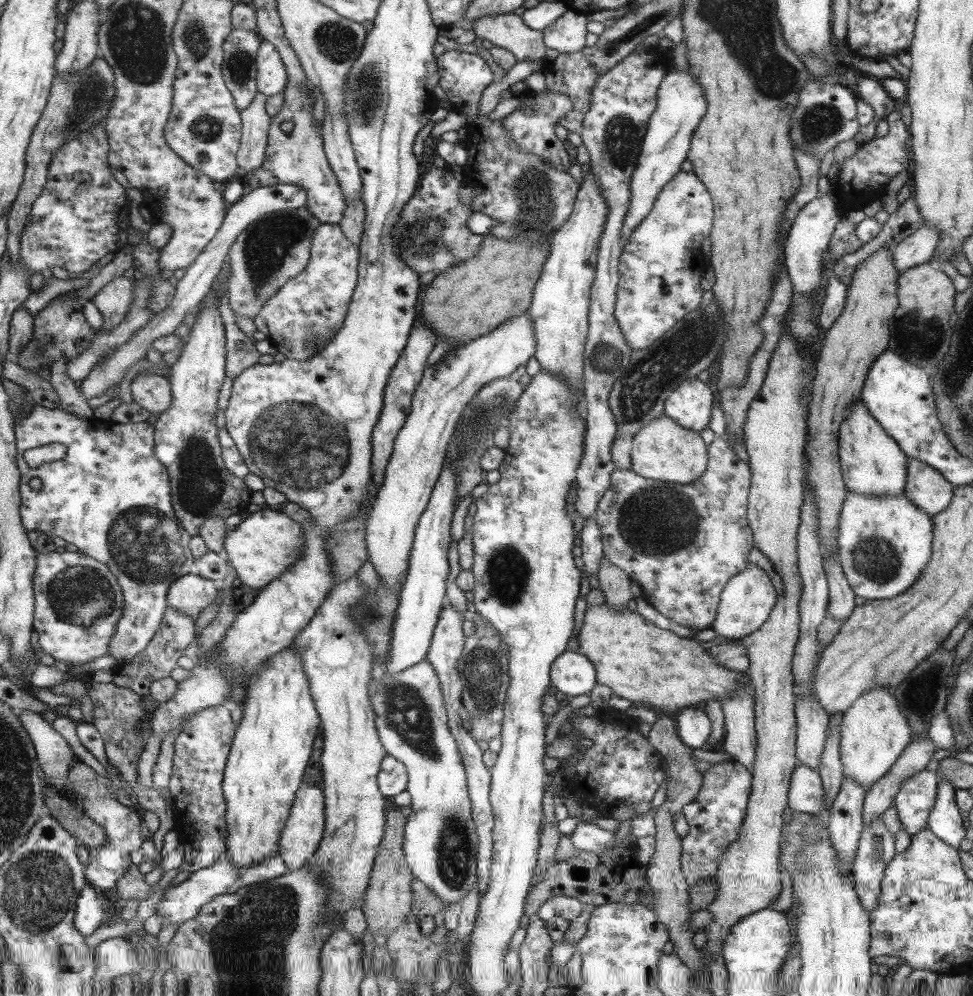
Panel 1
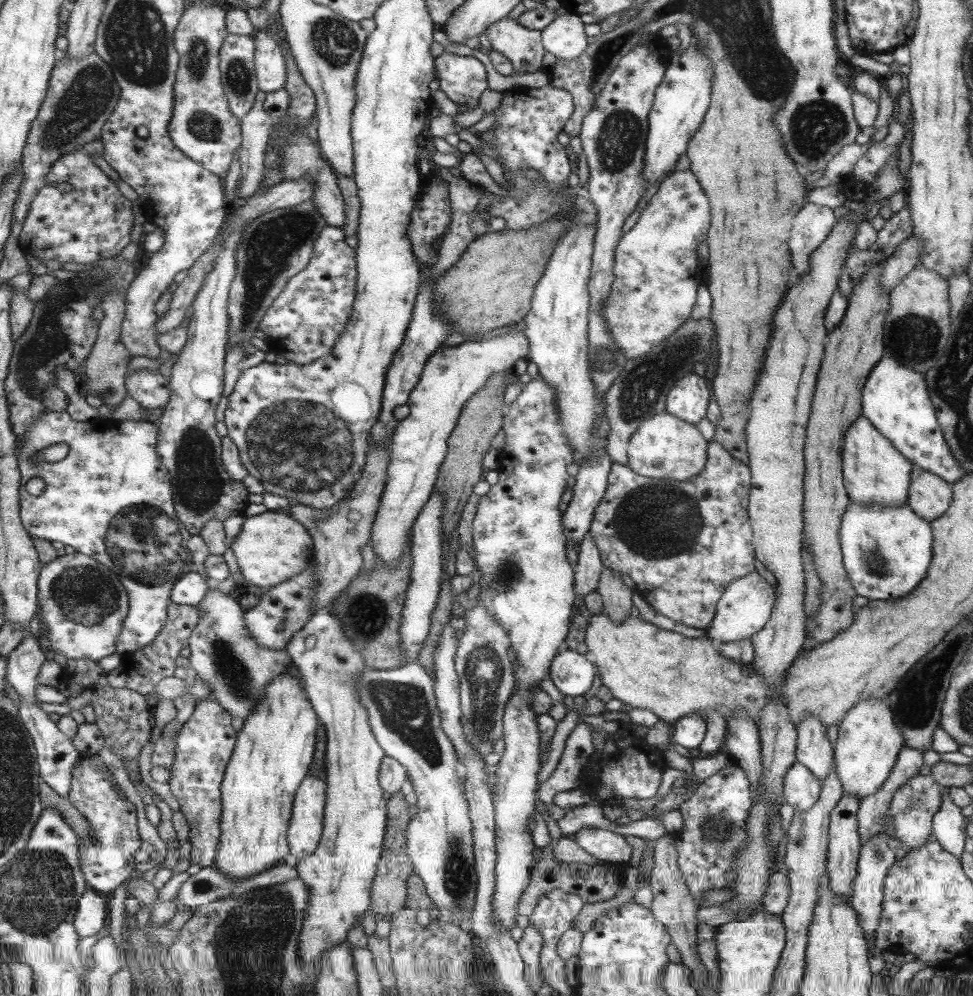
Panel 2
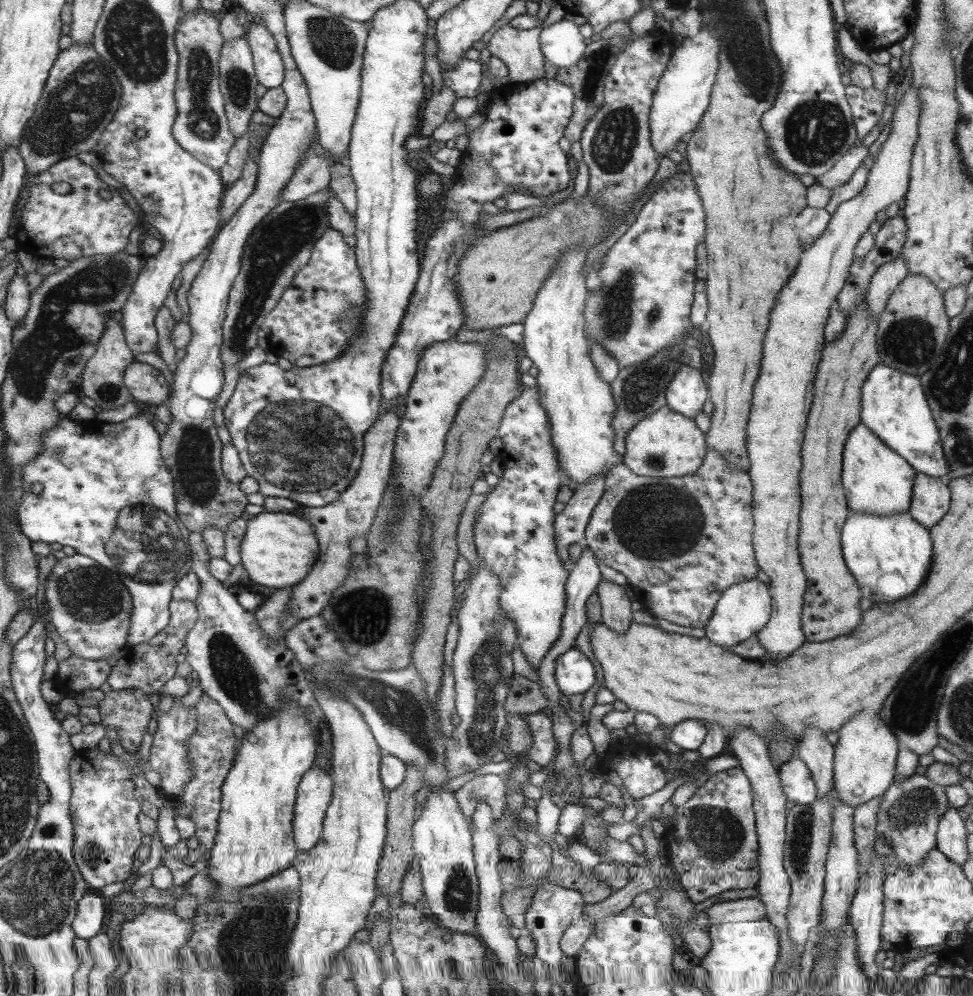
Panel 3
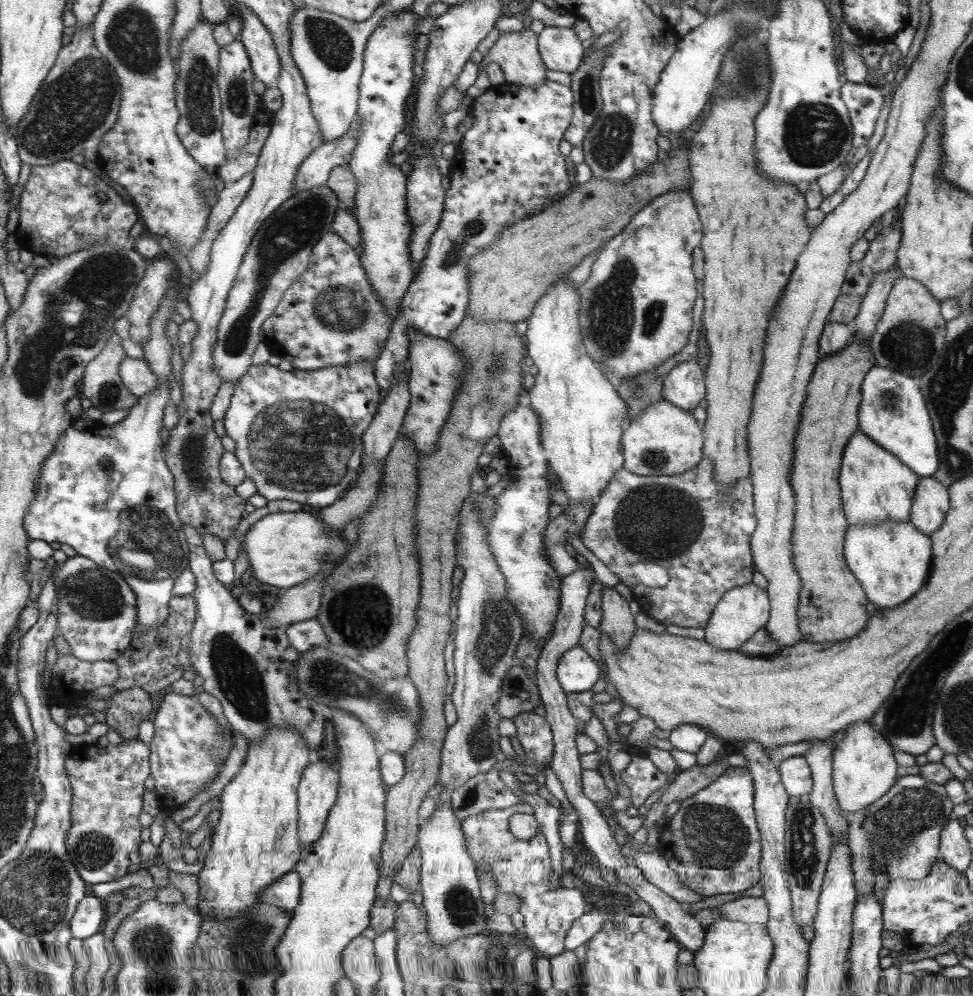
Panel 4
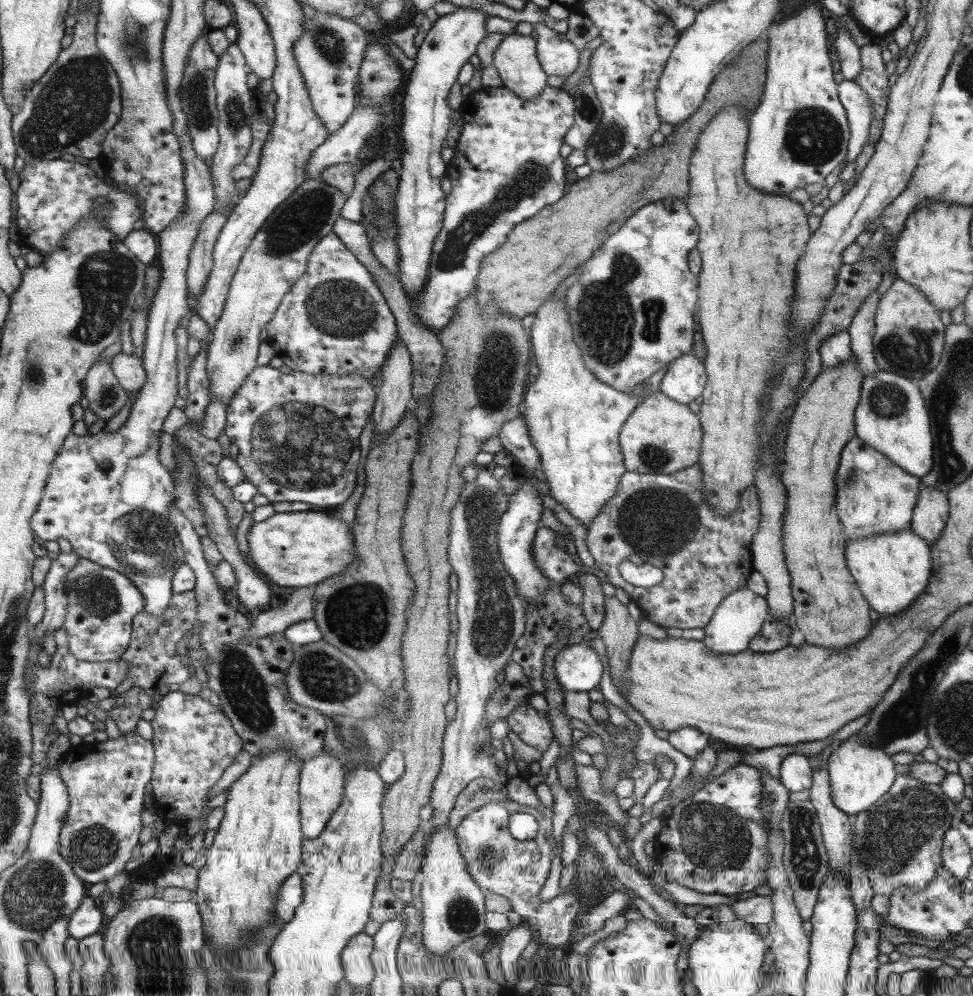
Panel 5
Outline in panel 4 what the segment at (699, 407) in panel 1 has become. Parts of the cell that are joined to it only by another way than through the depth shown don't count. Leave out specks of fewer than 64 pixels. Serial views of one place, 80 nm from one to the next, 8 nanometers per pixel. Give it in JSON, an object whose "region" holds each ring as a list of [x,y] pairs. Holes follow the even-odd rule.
{"region":[[[679,362],[662,378],[662,398],[691,411],[703,398],[703,372],[696,362]]]}

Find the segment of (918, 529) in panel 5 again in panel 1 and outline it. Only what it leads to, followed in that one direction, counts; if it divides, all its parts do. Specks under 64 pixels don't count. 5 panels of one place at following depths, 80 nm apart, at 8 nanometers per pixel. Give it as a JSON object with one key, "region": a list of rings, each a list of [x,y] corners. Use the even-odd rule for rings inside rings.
{"region":[[[909,458],[907,467],[904,495],[927,516],[932,517],[944,511],[952,500],[952,483],[920,460]]]}

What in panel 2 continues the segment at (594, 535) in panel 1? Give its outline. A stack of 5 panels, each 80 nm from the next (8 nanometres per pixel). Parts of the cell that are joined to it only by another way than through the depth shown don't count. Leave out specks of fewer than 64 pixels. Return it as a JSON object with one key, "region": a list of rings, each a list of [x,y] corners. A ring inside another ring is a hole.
{"region":[[[588,532],[580,541],[580,549],[574,557],[576,570],[577,608],[582,611],[582,599],[588,593],[597,589],[597,584],[603,571],[603,564],[599,559],[599,551],[590,539]]]}

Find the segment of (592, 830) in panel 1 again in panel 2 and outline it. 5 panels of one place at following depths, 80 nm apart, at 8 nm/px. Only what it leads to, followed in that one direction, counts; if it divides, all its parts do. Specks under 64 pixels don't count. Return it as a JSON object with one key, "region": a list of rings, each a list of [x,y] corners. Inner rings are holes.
{"region":[[[583,827],[571,838],[585,853],[603,862],[627,863],[631,856],[631,848],[623,836],[602,828]]]}

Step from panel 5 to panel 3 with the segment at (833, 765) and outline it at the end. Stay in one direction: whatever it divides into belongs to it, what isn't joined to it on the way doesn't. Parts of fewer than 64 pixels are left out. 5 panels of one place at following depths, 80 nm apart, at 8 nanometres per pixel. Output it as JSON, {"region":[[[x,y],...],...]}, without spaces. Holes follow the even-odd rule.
{"region":[[[859,711],[837,734],[832,760],[832,786],[837,802],[848,804],[854,809],[868,800],[882,796],[894,782],[899,746],[887,726],[880,721],[878,713]]]}

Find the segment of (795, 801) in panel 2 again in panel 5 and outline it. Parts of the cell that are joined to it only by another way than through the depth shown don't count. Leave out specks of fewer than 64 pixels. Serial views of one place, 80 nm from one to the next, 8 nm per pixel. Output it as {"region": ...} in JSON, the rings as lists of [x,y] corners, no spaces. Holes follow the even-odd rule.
{"region":[[[791,753],[780,762],[780,783],[791,792],[801,792],[812,786],[812,767],[804,755]]]}

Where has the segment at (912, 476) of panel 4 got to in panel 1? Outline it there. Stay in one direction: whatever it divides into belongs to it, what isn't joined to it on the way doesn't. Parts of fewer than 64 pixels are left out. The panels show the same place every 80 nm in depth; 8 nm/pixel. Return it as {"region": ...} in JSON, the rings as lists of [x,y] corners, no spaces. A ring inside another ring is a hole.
{"region":[[[861,400],[850,406],[850,412],[838,432],[838,456],[847,492],[863,496],[897,496],[906,488],[908,457],[899,445],[869,416]]]}

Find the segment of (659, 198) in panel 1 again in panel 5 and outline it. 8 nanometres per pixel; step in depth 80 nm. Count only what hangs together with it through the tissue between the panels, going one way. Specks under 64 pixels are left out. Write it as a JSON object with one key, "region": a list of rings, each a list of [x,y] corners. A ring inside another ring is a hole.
{"region":[[[665,198],[644,204],[643,207],[633,212],[633,215],[625,220],[625,224],[621,224],[621,228],[609,236],[607,240],[604,240],[599,248],[578,267],[577,280],[565,291],[564,306],[566,307],[564,311],[568,316],[568,323],[572,325],[572,333],[575,337],[577,348],[580,348],[581,363],[585,365],[585,369],[593,373],[597,380],[609,385],[611,388],[617,389],[619,392],[627,394],[634,386],[642,384],[651,374],[691,350],[691,334],[695,330],[693,312],[695,312],[695,304],[698,303],[697,297],[699,296],[697,292],[698,278],[695,278],[687,270],[687,252],[695,247],[697,242],[697,222],[696,220],[693,222],[693,220],[695,218],[693,218],[692,214],[689,214],[683,199]]]}

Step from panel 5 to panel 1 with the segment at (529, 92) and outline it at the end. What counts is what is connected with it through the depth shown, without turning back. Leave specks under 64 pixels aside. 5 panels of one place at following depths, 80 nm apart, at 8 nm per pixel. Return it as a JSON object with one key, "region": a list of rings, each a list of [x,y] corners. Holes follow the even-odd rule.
{"region":[[[513,13],[482,16],[469,27],[477,38],[507,49],[516,62],[535,62],[545,54],[543,32],[535,31]]]}

